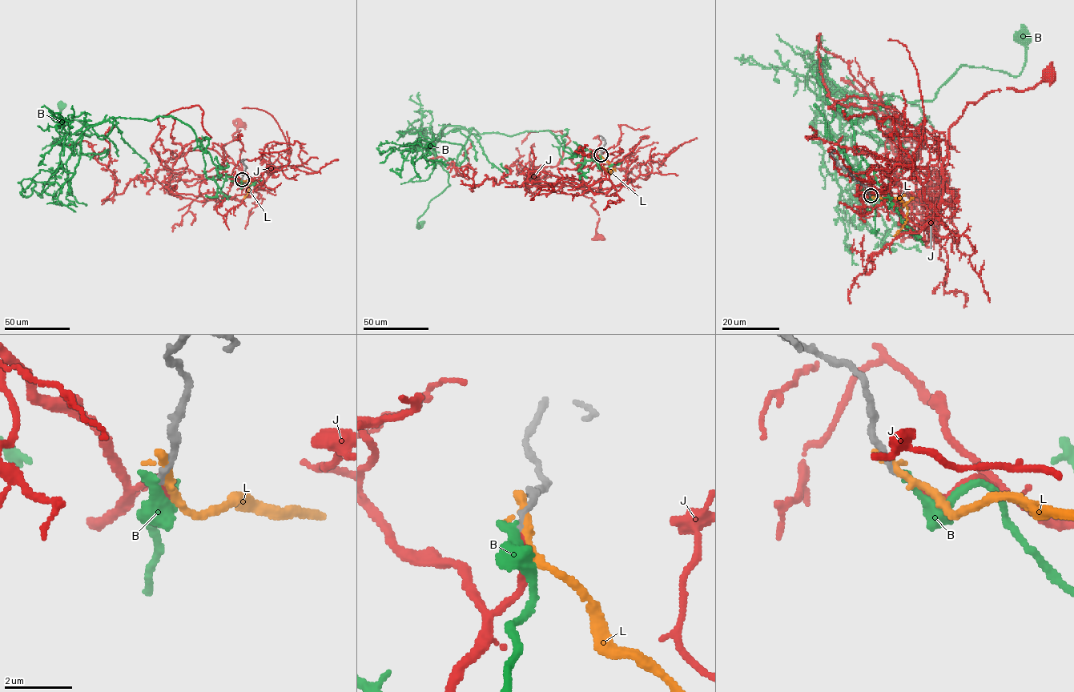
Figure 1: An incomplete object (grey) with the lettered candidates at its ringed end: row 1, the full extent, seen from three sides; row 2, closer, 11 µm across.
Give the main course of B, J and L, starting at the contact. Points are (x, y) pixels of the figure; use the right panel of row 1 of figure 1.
B: (870, 195), (890, 207), (826, 59), (810, 66), (856, 106), (932, 100), (962, 66), (1017, 76), (1023, 37)
J: (870, 195), (890, 199), (925, 226), (941, 199), (948, 133), (966, 105), (994, 90), (1026, 90), (1047, 76)
L: (870, 195), (874, 199), (897, 198), (907, 209), (907, 221), (894, 235)

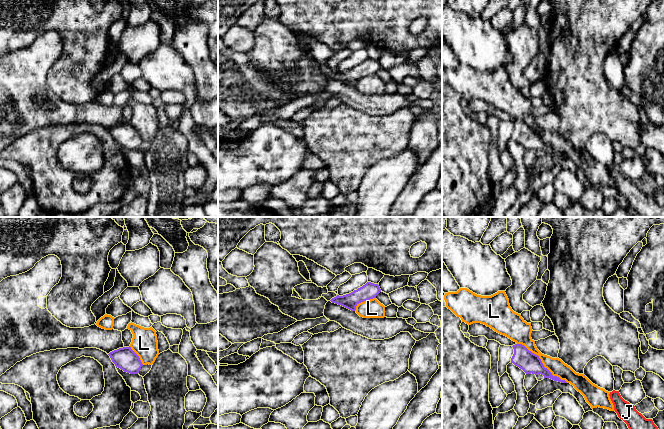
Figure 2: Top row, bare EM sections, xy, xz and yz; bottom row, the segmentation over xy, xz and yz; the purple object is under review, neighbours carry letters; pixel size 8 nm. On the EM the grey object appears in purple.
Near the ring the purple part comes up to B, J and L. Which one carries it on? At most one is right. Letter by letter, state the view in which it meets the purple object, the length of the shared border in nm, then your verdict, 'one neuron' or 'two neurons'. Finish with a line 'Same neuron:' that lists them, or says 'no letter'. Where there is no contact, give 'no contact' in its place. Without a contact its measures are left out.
B: no contact | two neurons
J: no contact | one neuron
L: yz | 500 nm | two neurons
Same neuron: J

